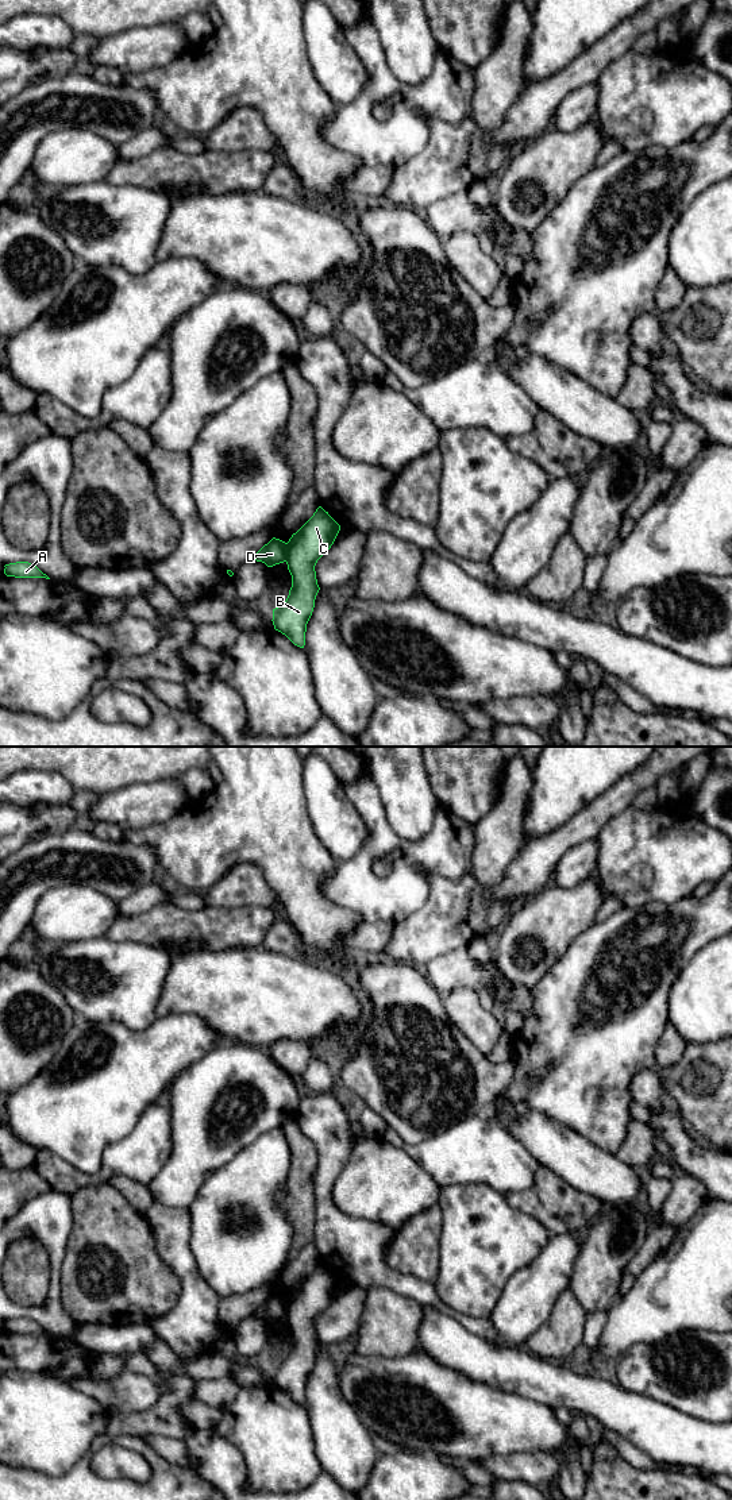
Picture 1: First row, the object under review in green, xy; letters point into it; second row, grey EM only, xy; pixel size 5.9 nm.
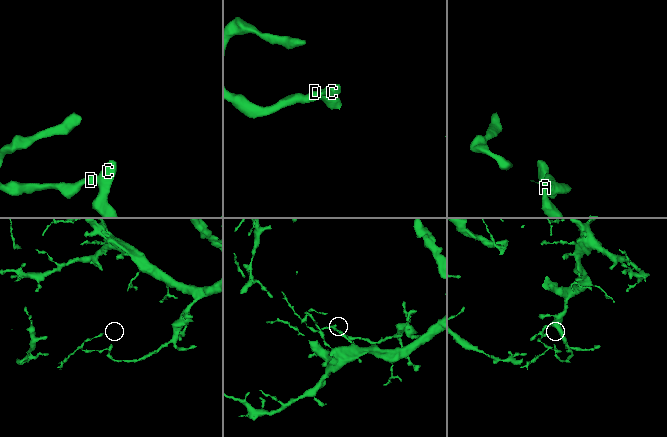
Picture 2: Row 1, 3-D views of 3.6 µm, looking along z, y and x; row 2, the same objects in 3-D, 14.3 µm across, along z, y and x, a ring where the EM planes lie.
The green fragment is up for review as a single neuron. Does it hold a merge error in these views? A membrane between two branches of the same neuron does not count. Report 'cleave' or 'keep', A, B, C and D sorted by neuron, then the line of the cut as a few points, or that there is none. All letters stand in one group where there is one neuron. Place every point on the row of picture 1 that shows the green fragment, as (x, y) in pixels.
cleave; A D / B C; cut in xy along (288, 543), (285, 560)

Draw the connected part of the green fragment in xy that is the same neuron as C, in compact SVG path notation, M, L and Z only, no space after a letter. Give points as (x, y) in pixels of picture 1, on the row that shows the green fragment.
M321 506L288 541L286 564L292 587L286 601L273 609L274 629L304 648L307 624L320 590L315 566L331 548L340 525Z

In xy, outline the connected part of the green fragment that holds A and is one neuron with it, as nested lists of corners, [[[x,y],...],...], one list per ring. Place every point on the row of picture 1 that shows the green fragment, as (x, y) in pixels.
[[[16,562],[4,566],[4,574],[7,577],[15,578],[46,578],[50,579],[46,574],[43,574],[36,566],[28,562]]]

